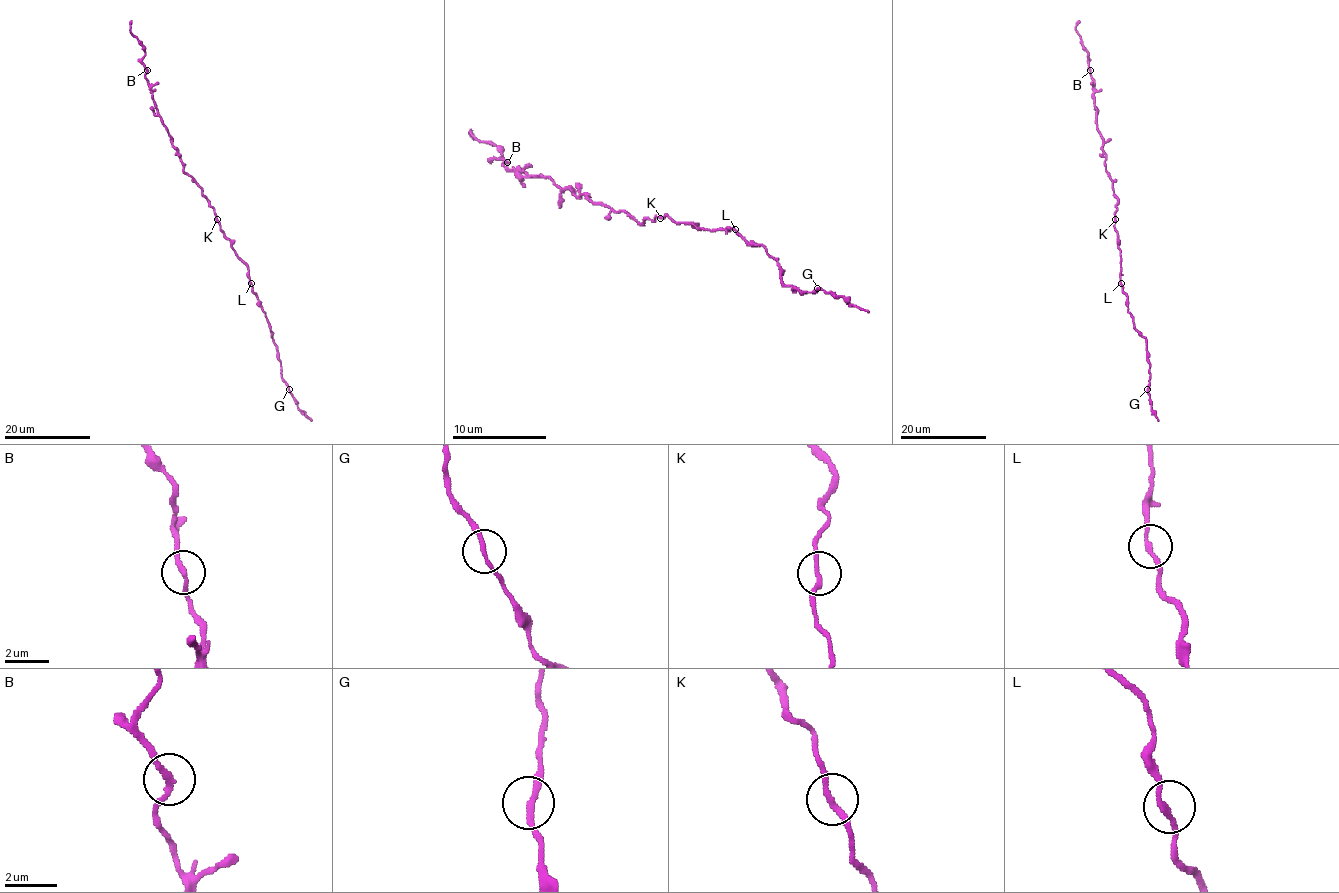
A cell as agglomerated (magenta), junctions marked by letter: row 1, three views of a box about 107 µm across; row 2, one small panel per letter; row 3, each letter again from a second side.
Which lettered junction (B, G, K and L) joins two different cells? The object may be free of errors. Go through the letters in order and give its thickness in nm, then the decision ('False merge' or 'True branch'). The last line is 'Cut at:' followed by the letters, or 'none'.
B: Thickness 190 nm. True branch
G: Thickness 200 nm. True branch
K: Thickness 220 nm. True branch
L: Thickness 190 nm. True branch
Cut at: none

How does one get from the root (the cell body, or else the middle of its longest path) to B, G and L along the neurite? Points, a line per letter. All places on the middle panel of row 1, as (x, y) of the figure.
B: (658, 215), (653, 222), (637, 222), (585, 194), (562, 189), (550, 178), (508, 168), (503, 164), (508, 161)
G: (658, 215), (705, 229), (731, 227), (747, 243), (761, 246), (778, 262), (785, 286), (801, 293), (817, 288)
L: (658, 215), (667, 215), (674, 222), (691, 222), (705, 229), (735, 229)

